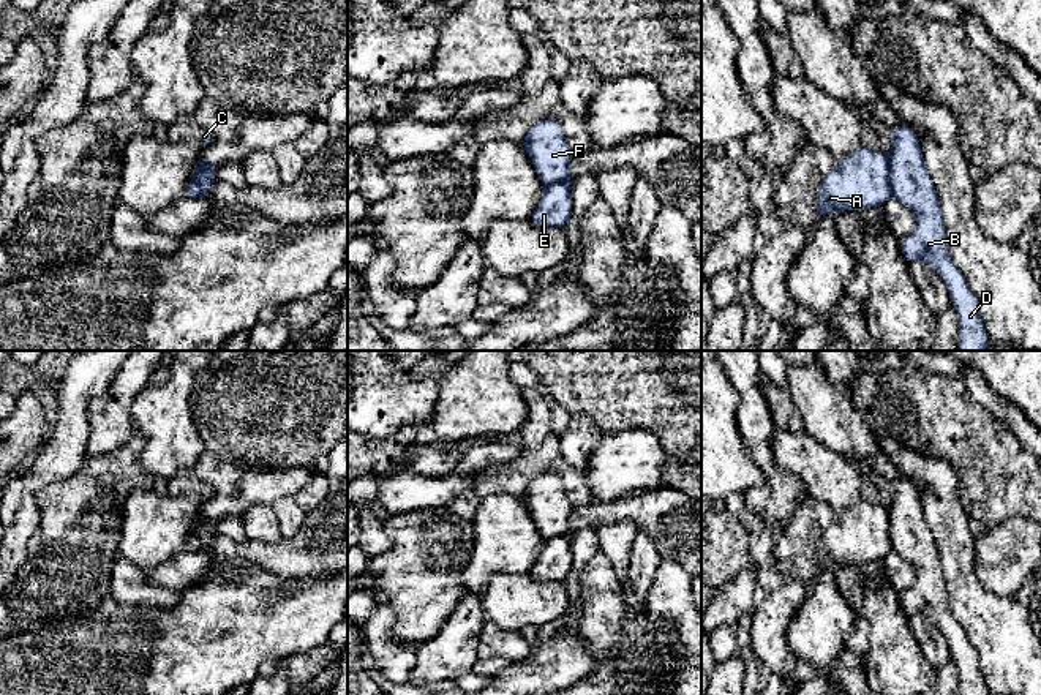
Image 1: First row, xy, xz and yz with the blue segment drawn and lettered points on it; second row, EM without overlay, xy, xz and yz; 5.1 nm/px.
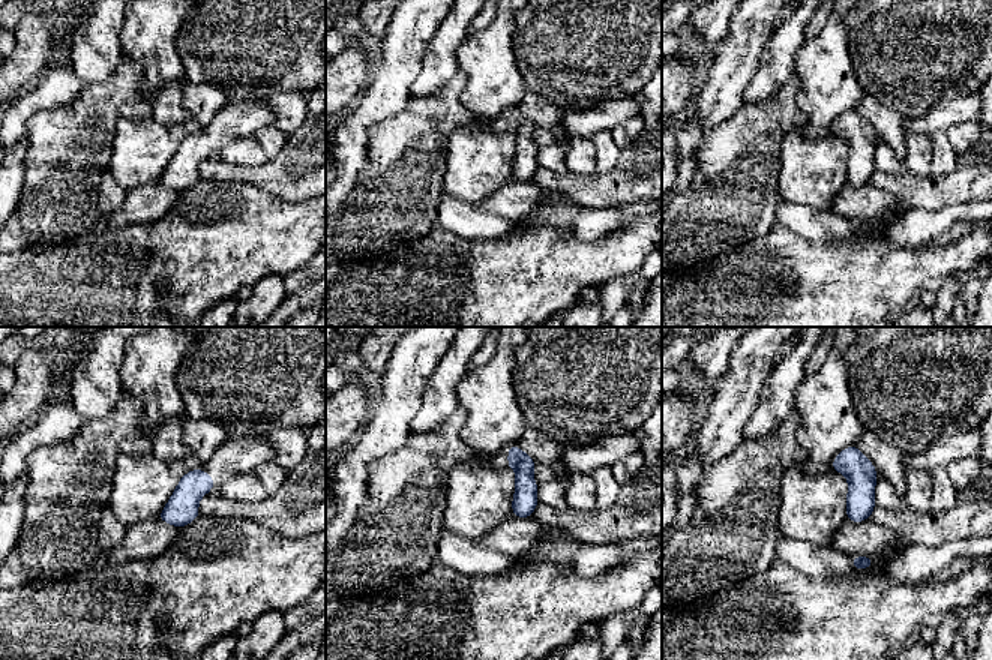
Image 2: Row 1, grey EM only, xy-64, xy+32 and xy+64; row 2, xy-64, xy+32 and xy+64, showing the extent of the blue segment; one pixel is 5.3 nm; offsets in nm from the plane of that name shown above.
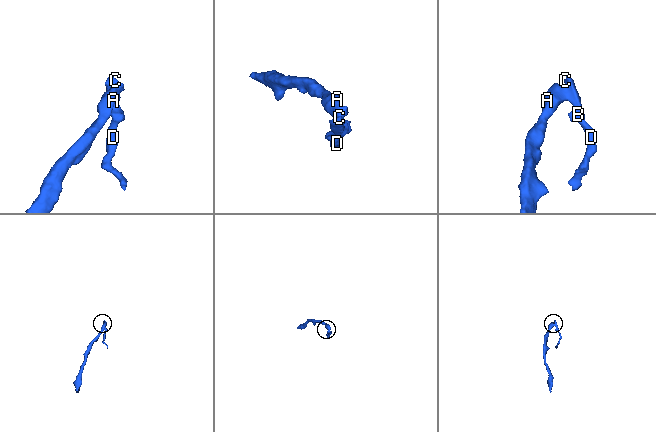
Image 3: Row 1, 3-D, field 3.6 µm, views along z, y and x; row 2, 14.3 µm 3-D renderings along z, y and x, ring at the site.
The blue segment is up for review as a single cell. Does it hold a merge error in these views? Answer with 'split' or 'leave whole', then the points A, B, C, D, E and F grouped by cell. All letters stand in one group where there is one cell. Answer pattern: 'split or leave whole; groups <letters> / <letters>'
split; groups A F / B C D E

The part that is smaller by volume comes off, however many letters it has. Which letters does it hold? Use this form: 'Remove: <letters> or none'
Remove: B, C, D, E

